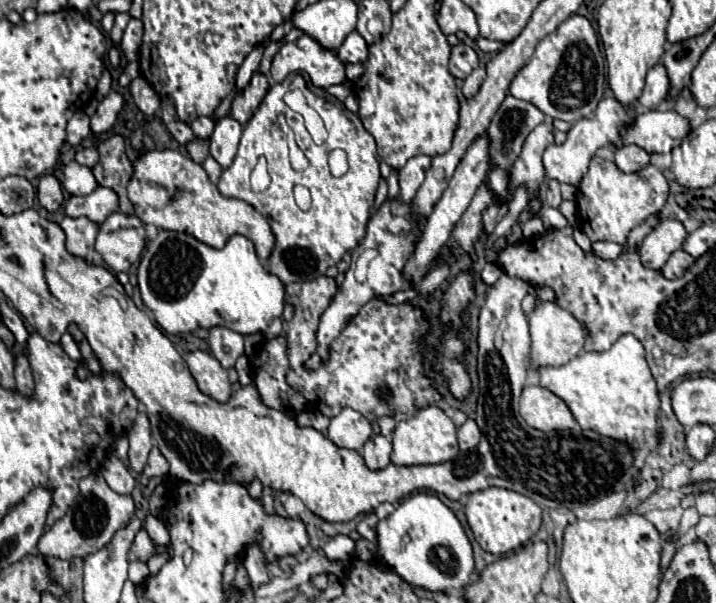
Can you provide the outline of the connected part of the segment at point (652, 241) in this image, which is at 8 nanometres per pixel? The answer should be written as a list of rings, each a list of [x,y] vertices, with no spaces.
[[[675,218],[661,220],[637,248],[639,256],[643,260],[643,266],[661,270],[663,264],[667,262],[667,258],[683,246],[685,238],[687,238],[687,232],[679,220],[675,220]]]

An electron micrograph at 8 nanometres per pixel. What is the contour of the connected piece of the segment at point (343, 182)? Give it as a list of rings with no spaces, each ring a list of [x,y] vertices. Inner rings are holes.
[[[291,74],[283,82],[269,88],[253,118],[243,126],[243,136],[233,164],[221,172],[217,182],[217,188],[223,196],[245,200],[271,224],[271,230],[275,234],[275,248],[271,250],[271,256],[263,262],[263,266],[273,276],[279,276],[283,284],[307,282],[323,276],[329,266],[335,266],[349,250],[353,250],[363,240],[369,212],[375,200],[375,190],[381,178],[375,140],[363,128],[359,116],[349,112],[343,102],[339,102],[323,88],[317,88],[307,78],[301,78],[301,74]],[[293,88],[303,90],[307,104],[317,110],[317,114],[325,122],[329,138],[321,146],[315,146],[315,142],[311,140],[309,132],[305,130],[303,116],[293,112],[283,100],[283,94]],[[281,114],[291,126],[291,131],[295,132],[299,148],[303,148],[309,158],[309,168],[303,172],[295,172],[289,164],[287,134],[281,130],[277,121]],[[335,148],[345,150],[349,160],[349,172],[341,178],[335,178],[327,166],[327,156]],[[295,198],[299,198],[299,206],[295,204]]]

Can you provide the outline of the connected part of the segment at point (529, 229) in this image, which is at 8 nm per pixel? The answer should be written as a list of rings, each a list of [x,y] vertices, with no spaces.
[[[535,216],[535,218],[531,218],[529,222],[523,224],[523,236],[525,236],[525,238],[539,236],[539,234],[543,234],[543,232],[545,232],[545,228],[543,228],[543,222],[541,222],[539,216]]]

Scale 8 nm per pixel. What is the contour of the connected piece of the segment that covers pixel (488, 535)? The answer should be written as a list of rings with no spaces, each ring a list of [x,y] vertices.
[[[485,488],[469,494],[469,500],[465,504],[465,516],[479,546],[491,554],[505,554],[521,546],[523,542],[533,538],[541,526],[539,504],[523,494],[505,488]]]

